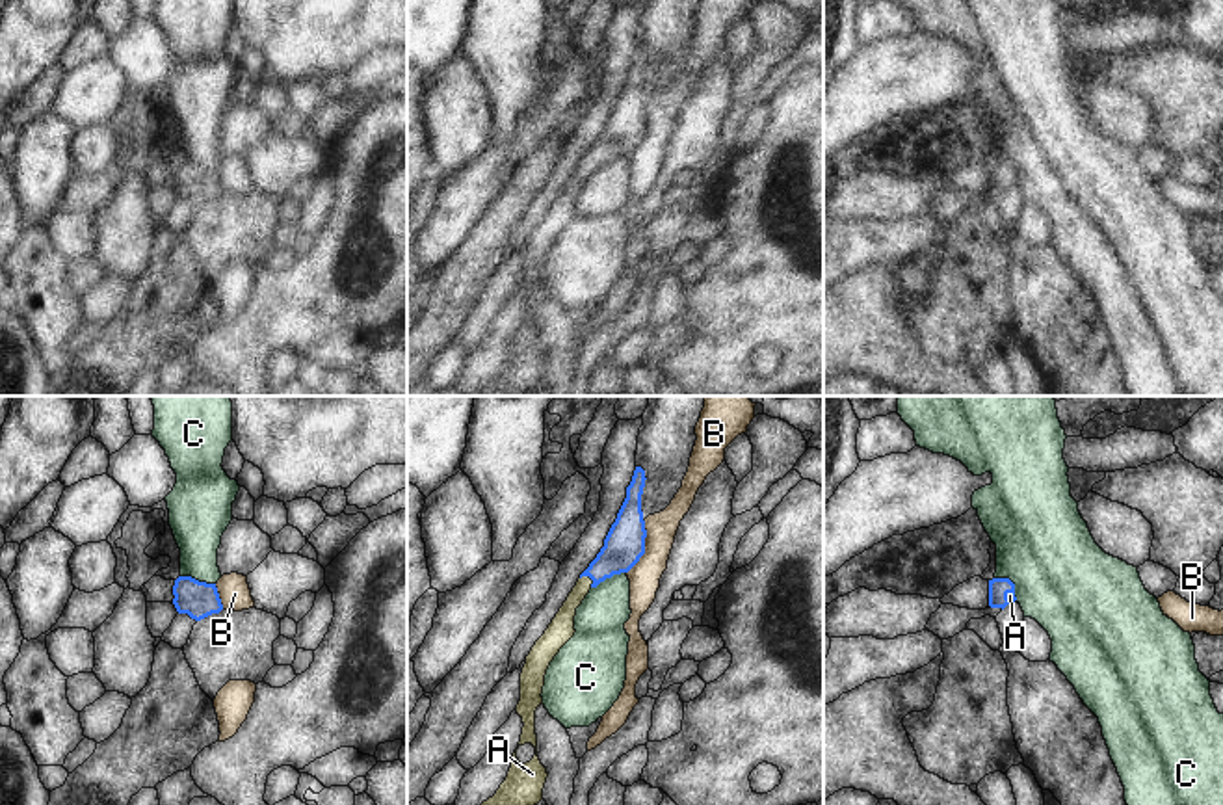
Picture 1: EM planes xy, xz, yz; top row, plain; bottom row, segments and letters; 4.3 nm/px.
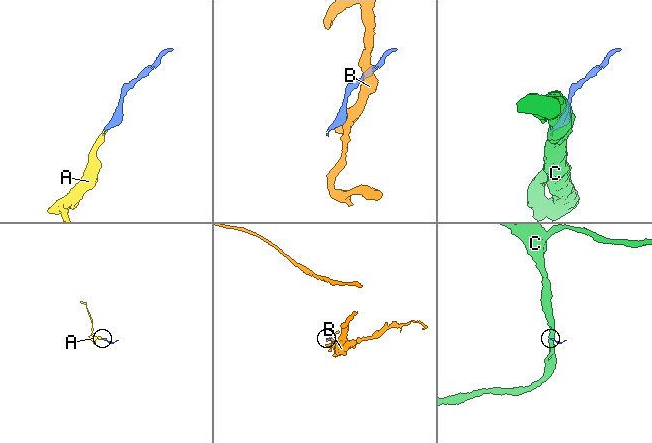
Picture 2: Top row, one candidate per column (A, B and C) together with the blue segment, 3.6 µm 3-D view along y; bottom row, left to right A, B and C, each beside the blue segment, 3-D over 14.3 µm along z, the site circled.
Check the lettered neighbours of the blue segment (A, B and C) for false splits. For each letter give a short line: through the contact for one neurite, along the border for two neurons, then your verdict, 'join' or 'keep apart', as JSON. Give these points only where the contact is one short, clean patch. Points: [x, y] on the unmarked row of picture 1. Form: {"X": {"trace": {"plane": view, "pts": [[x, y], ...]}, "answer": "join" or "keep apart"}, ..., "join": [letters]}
{"A": {"trace": {"plane": "xz", "pts": [[625, 127], [590, 160], [569, 190], [562, 211]]}, "answer": "join"}, "B": {"trace": {"plane": "xz", "pts": [[645, 105], [645, 136], [627, 157]]}, "answer": "keep apart"}, "C": {"trace": {"plane": "yz", "pts": [[995, 160], [1006, 160], [1013, 168], [1017, 183]]}, "answer": "keep apart"}, "join": ["A"]}

